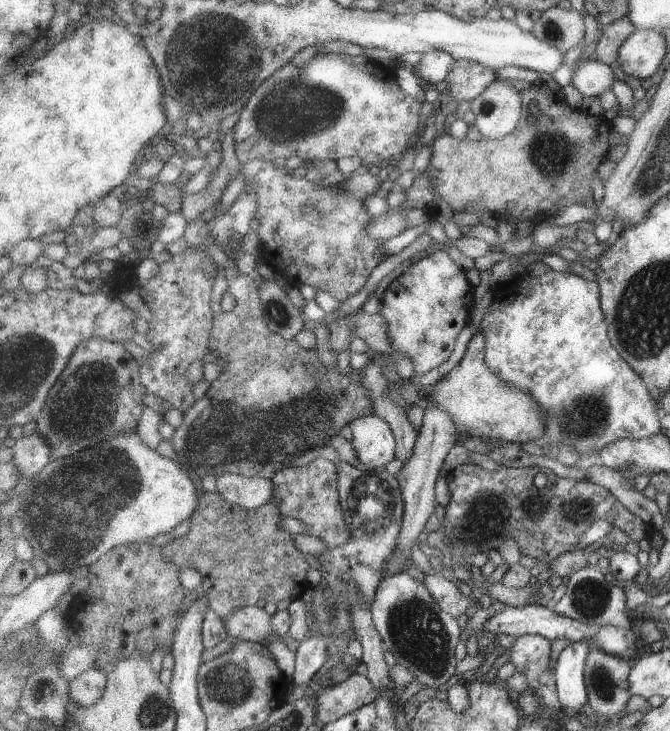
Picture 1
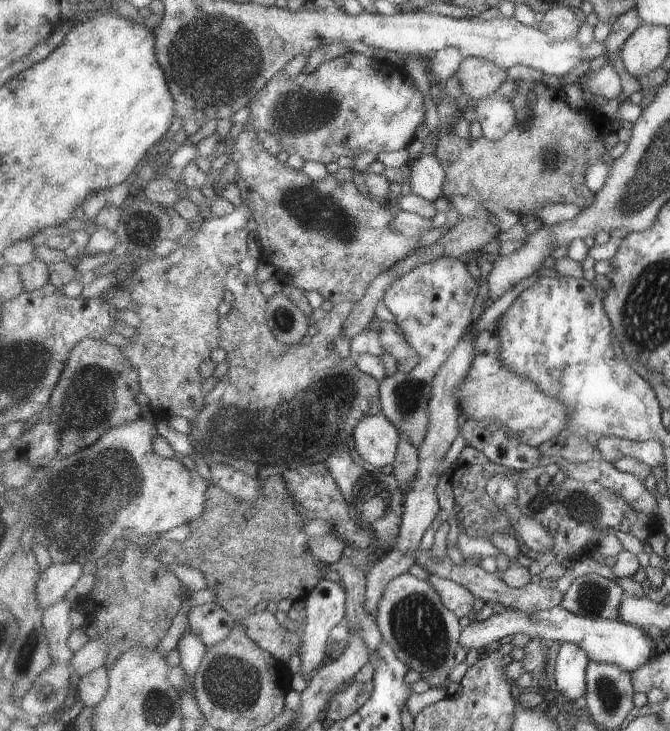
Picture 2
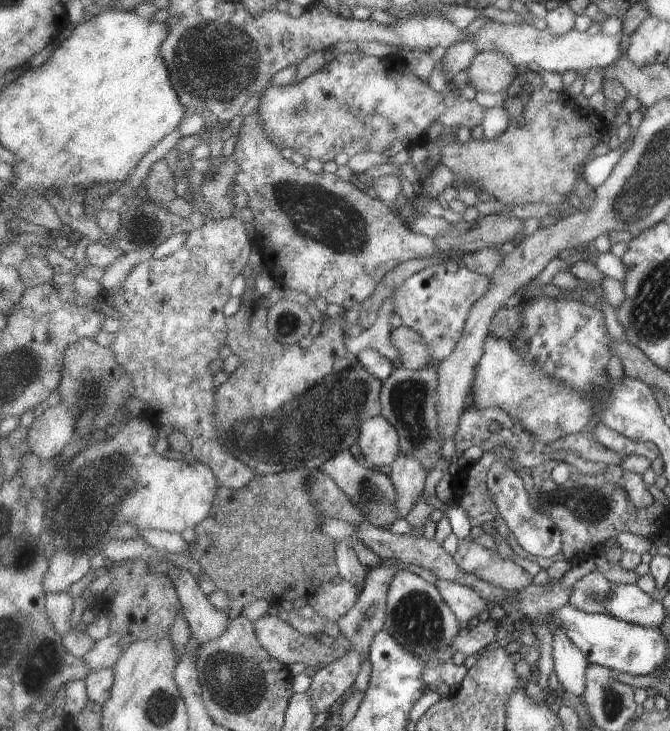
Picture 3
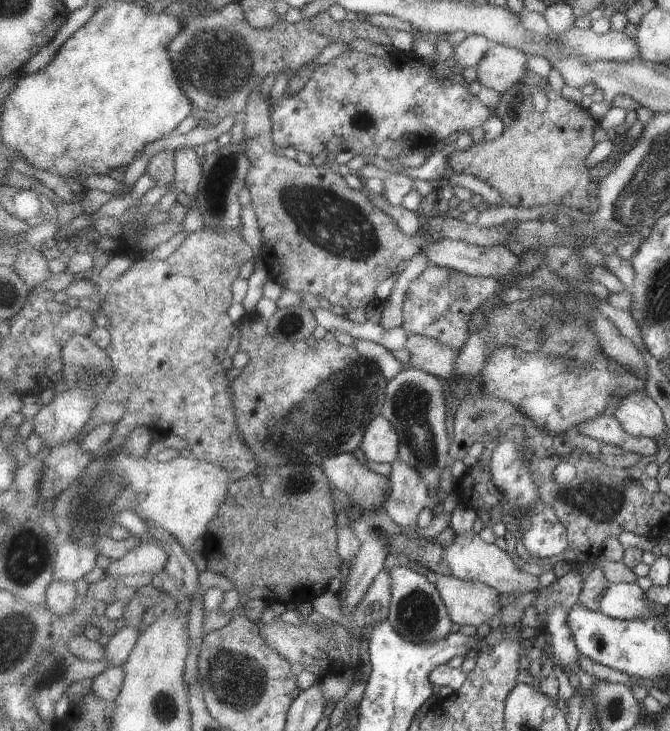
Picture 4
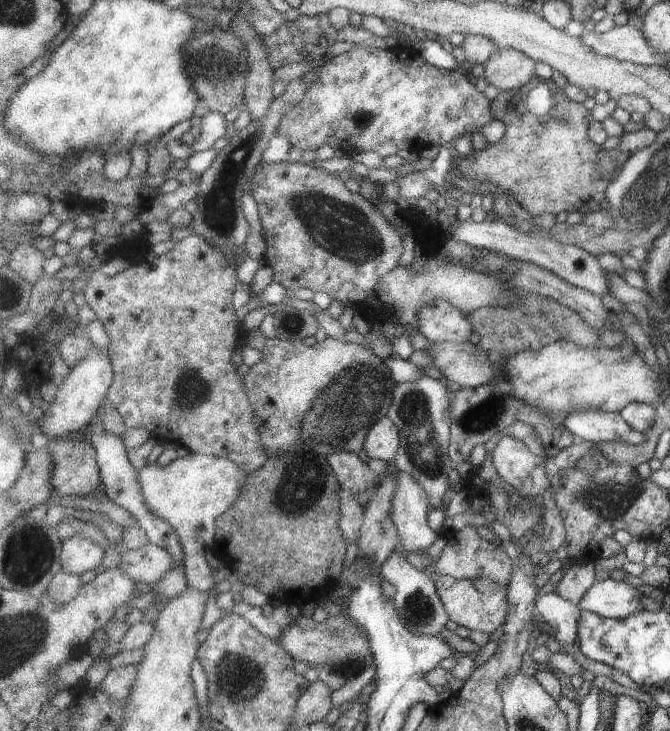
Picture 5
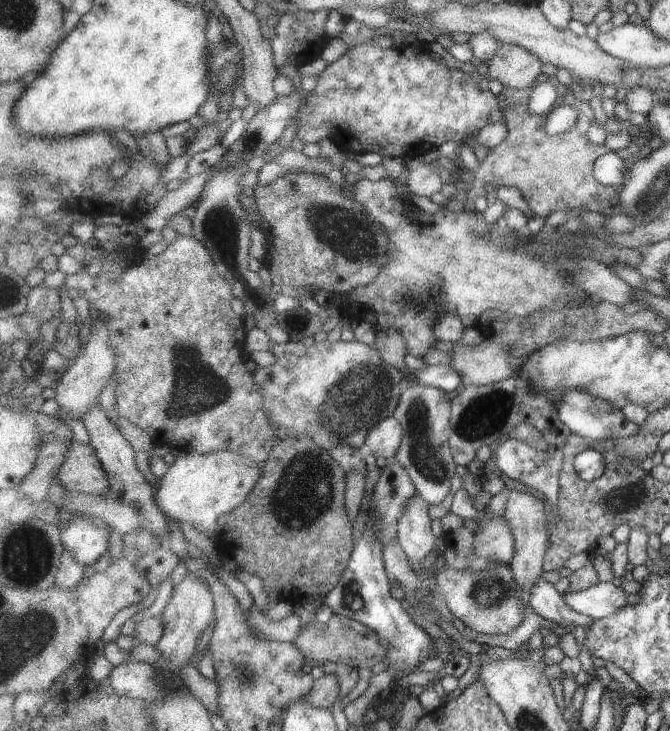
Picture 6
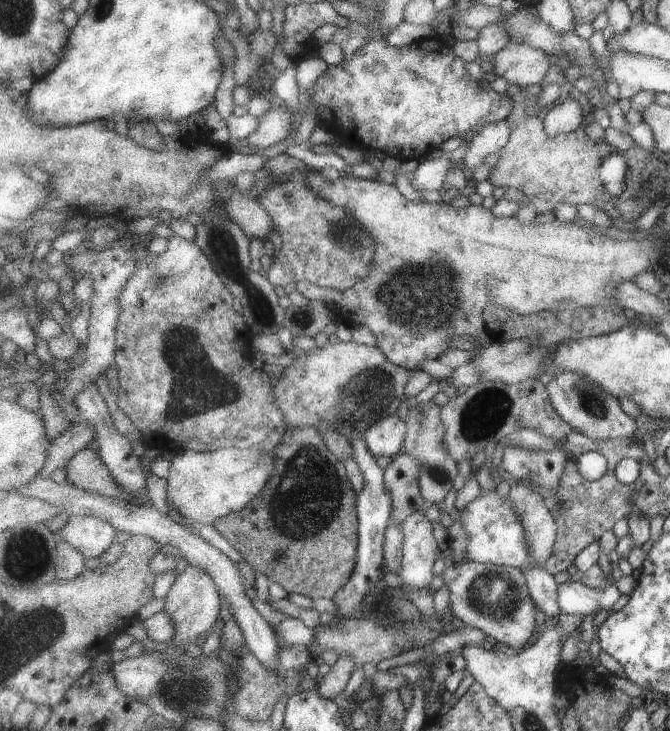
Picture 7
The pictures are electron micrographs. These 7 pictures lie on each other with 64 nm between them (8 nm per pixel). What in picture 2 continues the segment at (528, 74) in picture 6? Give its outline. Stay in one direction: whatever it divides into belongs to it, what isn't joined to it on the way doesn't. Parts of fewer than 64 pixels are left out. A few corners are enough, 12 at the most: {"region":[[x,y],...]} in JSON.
{"region":[[467,57],[457,80],[469,98],[487,98],[509,72],[495,62]]}

